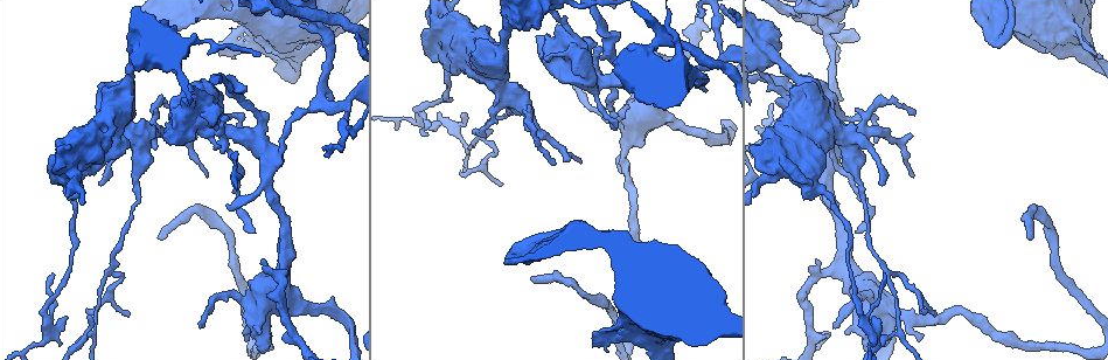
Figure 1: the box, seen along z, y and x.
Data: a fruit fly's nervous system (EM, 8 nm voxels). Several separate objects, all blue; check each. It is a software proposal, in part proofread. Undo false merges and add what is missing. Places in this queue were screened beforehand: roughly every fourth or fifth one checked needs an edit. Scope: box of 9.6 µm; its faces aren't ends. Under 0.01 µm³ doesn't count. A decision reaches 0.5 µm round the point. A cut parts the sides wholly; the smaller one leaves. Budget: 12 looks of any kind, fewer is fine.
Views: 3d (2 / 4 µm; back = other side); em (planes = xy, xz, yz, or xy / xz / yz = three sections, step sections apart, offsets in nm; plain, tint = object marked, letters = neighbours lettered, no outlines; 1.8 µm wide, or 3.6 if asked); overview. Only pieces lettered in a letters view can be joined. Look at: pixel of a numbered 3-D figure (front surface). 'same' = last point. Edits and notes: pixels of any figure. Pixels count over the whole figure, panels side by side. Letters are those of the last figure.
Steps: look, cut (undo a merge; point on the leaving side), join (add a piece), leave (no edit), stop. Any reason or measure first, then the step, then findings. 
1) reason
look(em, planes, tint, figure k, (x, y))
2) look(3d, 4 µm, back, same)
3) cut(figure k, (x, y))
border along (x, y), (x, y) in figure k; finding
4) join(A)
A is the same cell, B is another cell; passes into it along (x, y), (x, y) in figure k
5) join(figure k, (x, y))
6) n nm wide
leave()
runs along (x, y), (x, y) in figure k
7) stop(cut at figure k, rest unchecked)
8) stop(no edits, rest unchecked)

thin end
look(em, xz, step 8, tint, figure 1, (125, 311))

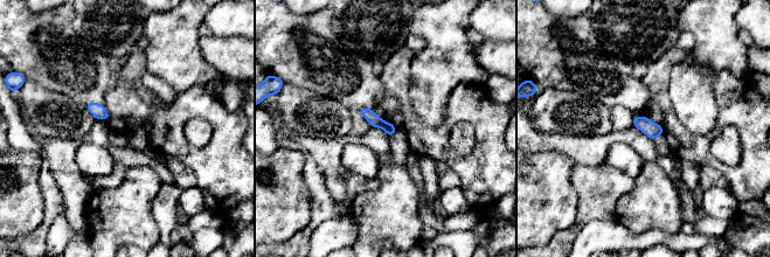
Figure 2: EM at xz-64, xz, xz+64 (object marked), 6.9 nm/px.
look(em, planes, tint, same)

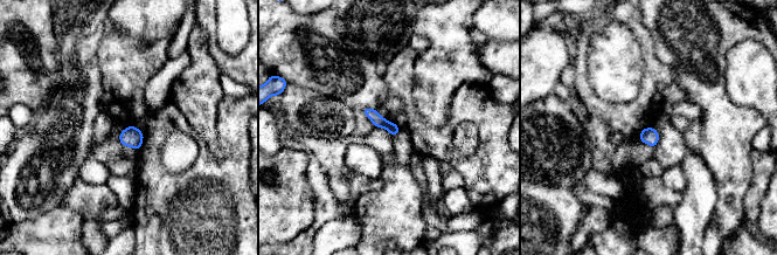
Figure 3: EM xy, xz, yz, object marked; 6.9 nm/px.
look(em, planes, letters, same)

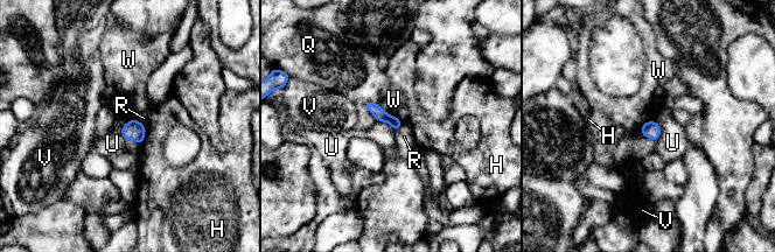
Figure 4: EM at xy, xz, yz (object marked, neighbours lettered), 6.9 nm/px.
80 nm wide
leave()
H, Q, R, U, V and W are other cells; border along (653, 120), (660, 126), (656, 141) in figure 4; none of them fits

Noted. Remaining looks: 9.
an open end
look(em, yz, step 16, letters, figure 1, (299, 25))

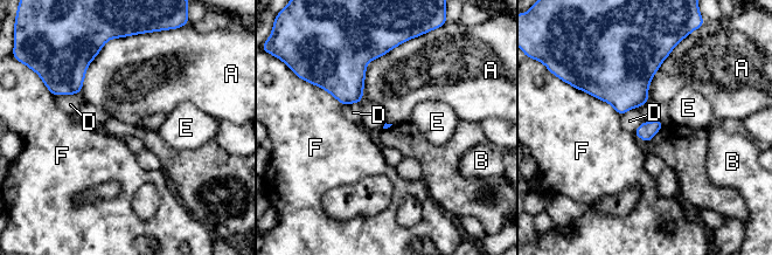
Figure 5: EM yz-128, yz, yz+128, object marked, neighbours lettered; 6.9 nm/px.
look(em, planes, letters, same)

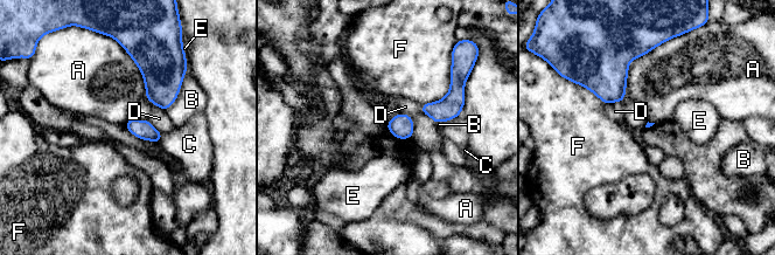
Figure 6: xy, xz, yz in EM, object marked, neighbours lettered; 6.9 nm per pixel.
leave()
A, B, C, D, E and F are other cells; border along (660, 45), (630, 62), (623, 100) in figure 6; none of them fits

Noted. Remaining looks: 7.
look(3d, 4 µm, figure 1, (773, 57))

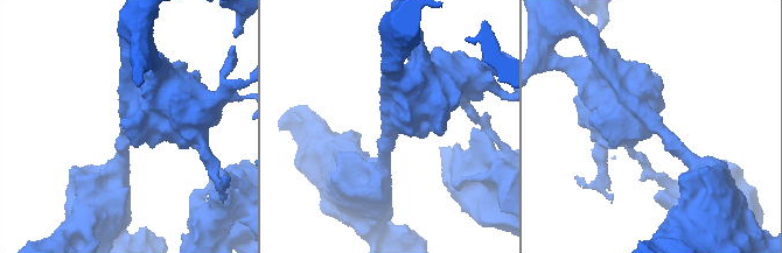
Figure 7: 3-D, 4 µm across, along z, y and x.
arms of 220, 600 nm; need the tissue
look(em, 3.6 µm, planes, tint, figure 7, (389, 123))

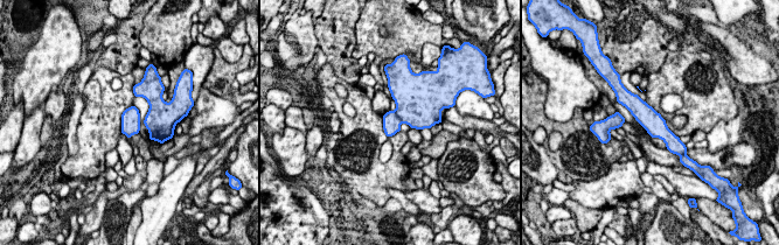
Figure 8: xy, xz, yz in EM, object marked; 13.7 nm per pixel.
look(em, 3.6 µm, planes, letters, same)

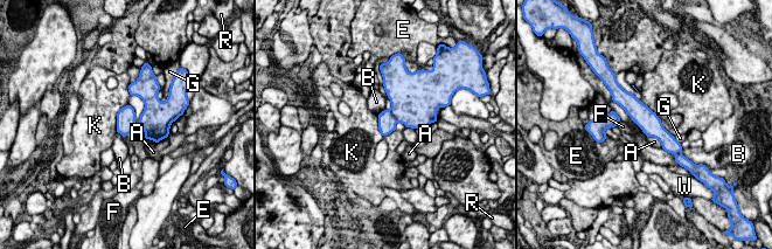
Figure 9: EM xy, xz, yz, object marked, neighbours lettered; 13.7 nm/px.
K touches over 700 nm
leave()
A, B, E, F, G, K, R and W are other cells; one cell here

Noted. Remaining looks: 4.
free end
look(3d, 4 µm, figure 1, (215, 148))

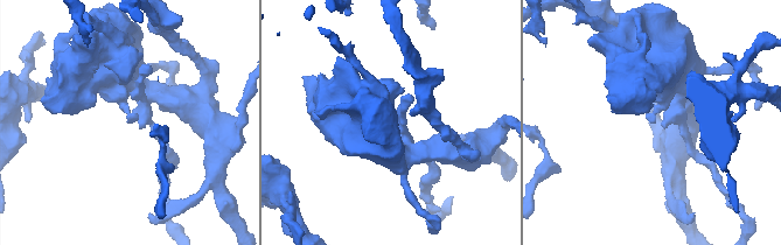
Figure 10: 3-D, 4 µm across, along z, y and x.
look(em, yz, step 4, tint, figure 10, (648, 118))

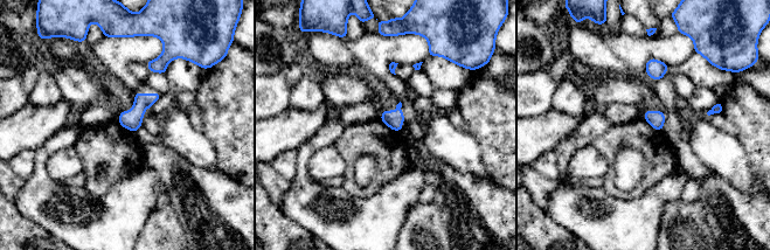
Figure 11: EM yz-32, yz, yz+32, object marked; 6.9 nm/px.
cut it another way
look(em, planes, letters, same)

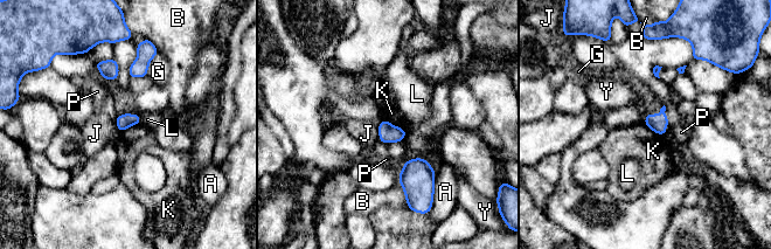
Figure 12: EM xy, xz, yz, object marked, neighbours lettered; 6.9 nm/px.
K touches over 180 nm
leave()
A, B, G, J, K, L, P and Y are other cells; border along (383, 119), (405, 131) in figure 12; none of them fits

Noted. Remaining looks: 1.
stop(no edits, rest unchecked)

